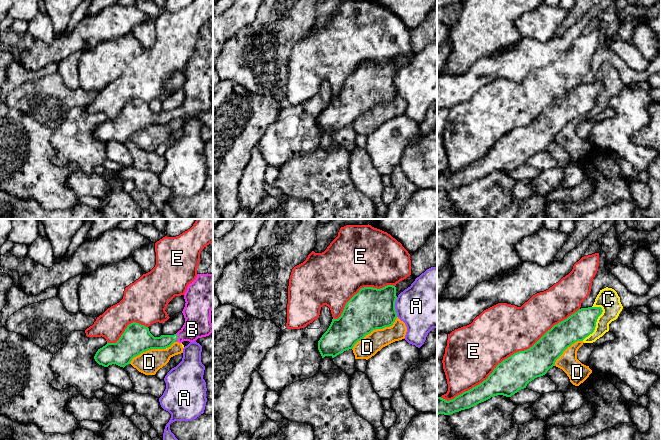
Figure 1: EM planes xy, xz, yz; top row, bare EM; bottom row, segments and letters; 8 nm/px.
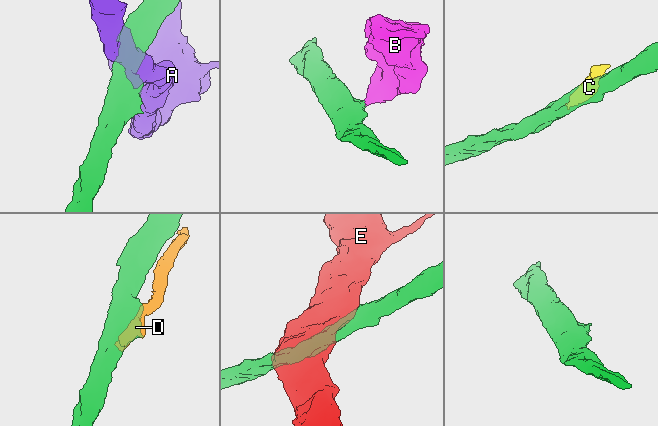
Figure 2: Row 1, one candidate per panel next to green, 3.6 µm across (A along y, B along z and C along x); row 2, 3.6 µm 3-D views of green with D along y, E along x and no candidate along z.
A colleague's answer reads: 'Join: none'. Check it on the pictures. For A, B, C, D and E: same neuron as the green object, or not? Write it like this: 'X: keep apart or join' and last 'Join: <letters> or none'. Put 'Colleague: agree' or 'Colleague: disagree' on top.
Colleague: disagree
A: keep apart
B: join
C: keep apart
D: keep apart
E: keep apart
Join: B

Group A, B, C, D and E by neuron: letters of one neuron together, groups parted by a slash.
A / B / C D / E

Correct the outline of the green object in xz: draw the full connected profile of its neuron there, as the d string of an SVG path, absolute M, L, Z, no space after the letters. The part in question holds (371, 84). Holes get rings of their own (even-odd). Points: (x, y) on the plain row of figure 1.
M393 61L380 65L361 64L346 79L341 92L332 95L329 104L318 117L322 134L334 134L353 125L358 117L373 106L392 102L397 94L396 75L396 63Z

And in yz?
M601 83L579 85L567 95L554 101L532 123L524 127L516 128L499 139L488 154L479 161L449 177L437 173L437 191L450 191L461 186L469 185L497 171L511 173L519 166L526 164L529 158L545 151L568 123L577 117L583 117L593 109L597 95L602 88Z

